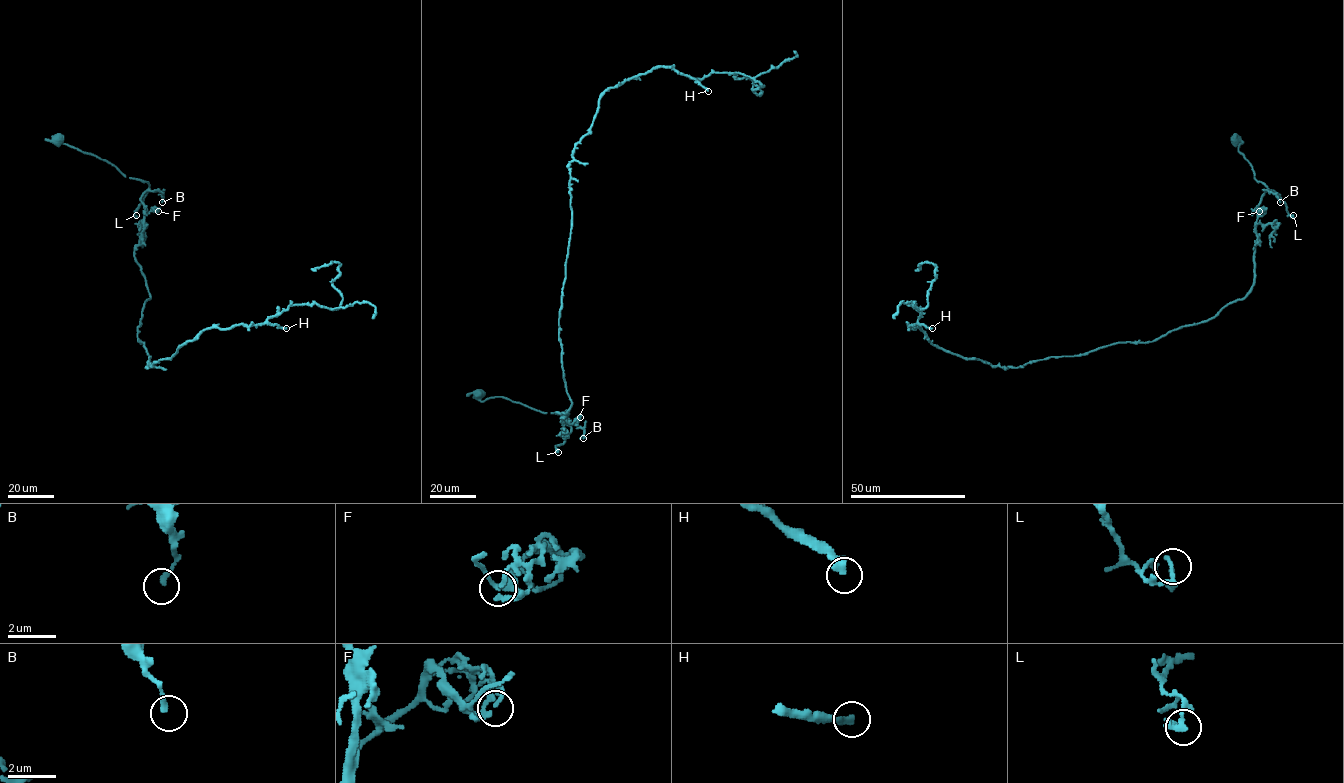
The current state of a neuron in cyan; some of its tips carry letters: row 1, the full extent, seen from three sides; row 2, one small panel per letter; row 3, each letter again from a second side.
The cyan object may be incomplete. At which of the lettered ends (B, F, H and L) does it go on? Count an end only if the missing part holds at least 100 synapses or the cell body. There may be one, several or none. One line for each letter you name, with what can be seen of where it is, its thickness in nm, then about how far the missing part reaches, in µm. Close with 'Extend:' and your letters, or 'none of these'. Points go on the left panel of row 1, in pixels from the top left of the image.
H: Place: (286, 328). Thickness 300 nm. Missing length about 60 µm
Extend: H

